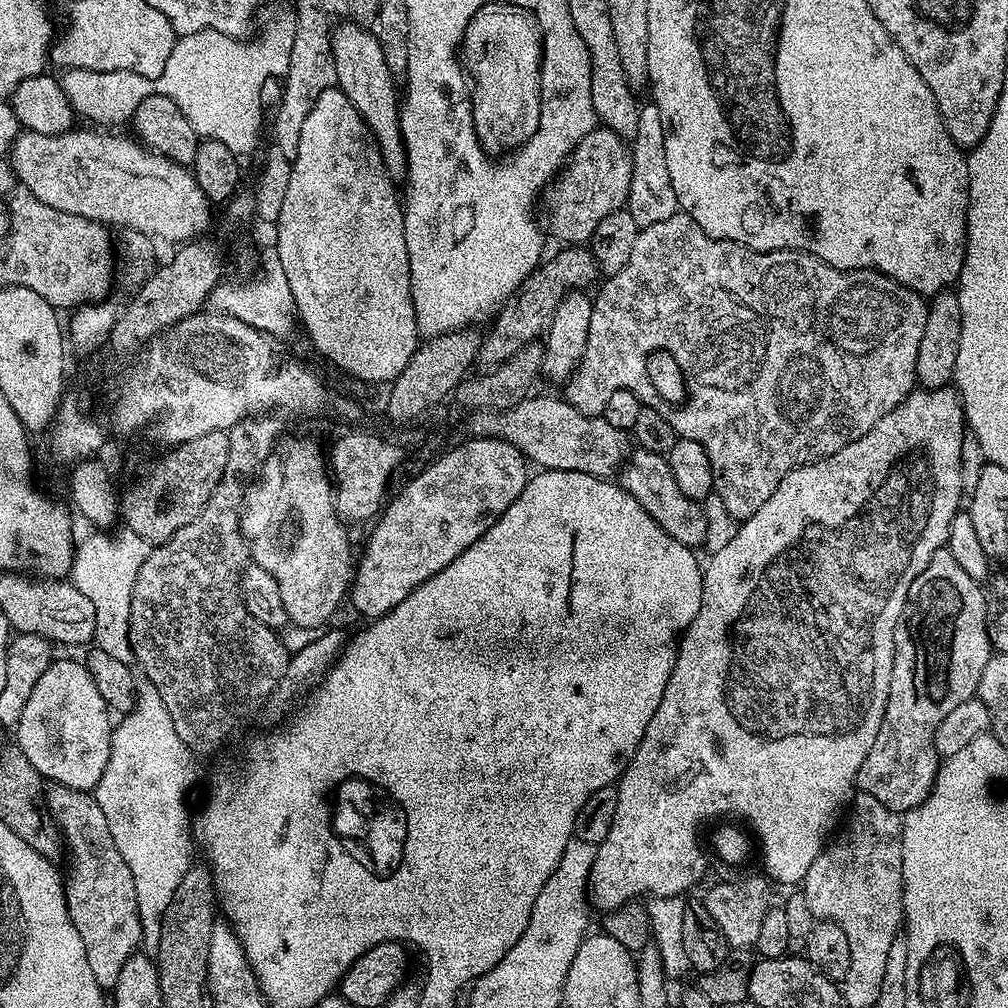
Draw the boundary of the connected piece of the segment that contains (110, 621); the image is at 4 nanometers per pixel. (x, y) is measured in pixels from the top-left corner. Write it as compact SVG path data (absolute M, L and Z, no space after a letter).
M121 527L117 536L112 534L92 534L76 545L76 554L72 558L70 582L94 605L96 619L95 647L106 650L106 654L114 654L114 658L131 661L132 647L128 631L130 630L130 598L132 587L138 578L138 570L142 562L146 562L150 545L134 530Z

